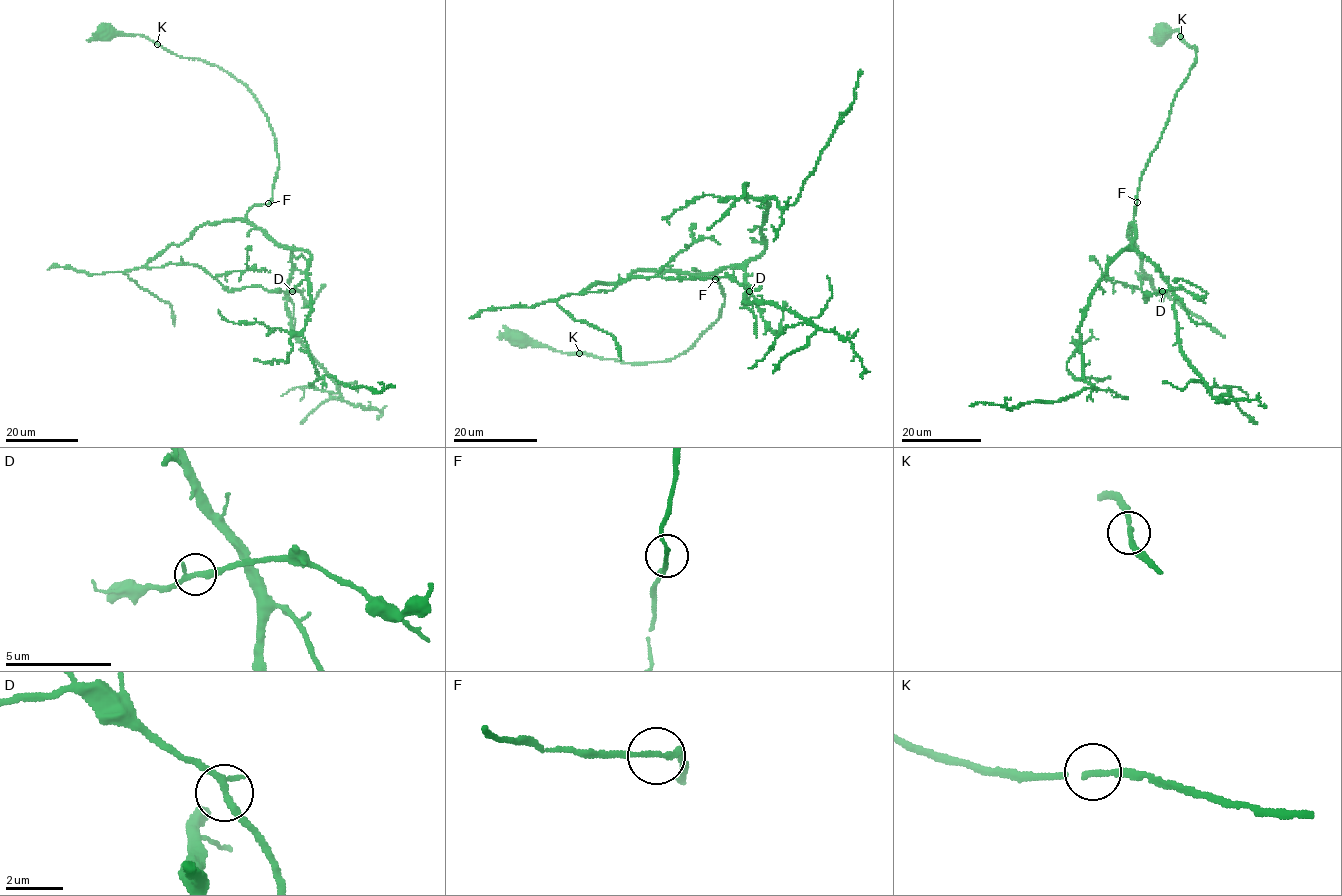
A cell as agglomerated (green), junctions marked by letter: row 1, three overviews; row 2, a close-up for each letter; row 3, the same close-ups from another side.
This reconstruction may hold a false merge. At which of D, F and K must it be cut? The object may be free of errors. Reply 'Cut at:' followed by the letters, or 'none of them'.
Cut at: none of them

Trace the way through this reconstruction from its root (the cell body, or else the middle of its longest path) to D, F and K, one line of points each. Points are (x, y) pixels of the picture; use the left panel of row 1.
D: (106, 32), (230, 73), (278, 154), (270, 203), (201, 224), (148, 267), (291, 291)
F: (106, 32), (143, 35), (177, 55), (215, 64), (246, 86), (266, 117), (276, 142), (278, 169), (268, 204)
K: (106, 32), (143, 35), (157, 43)

